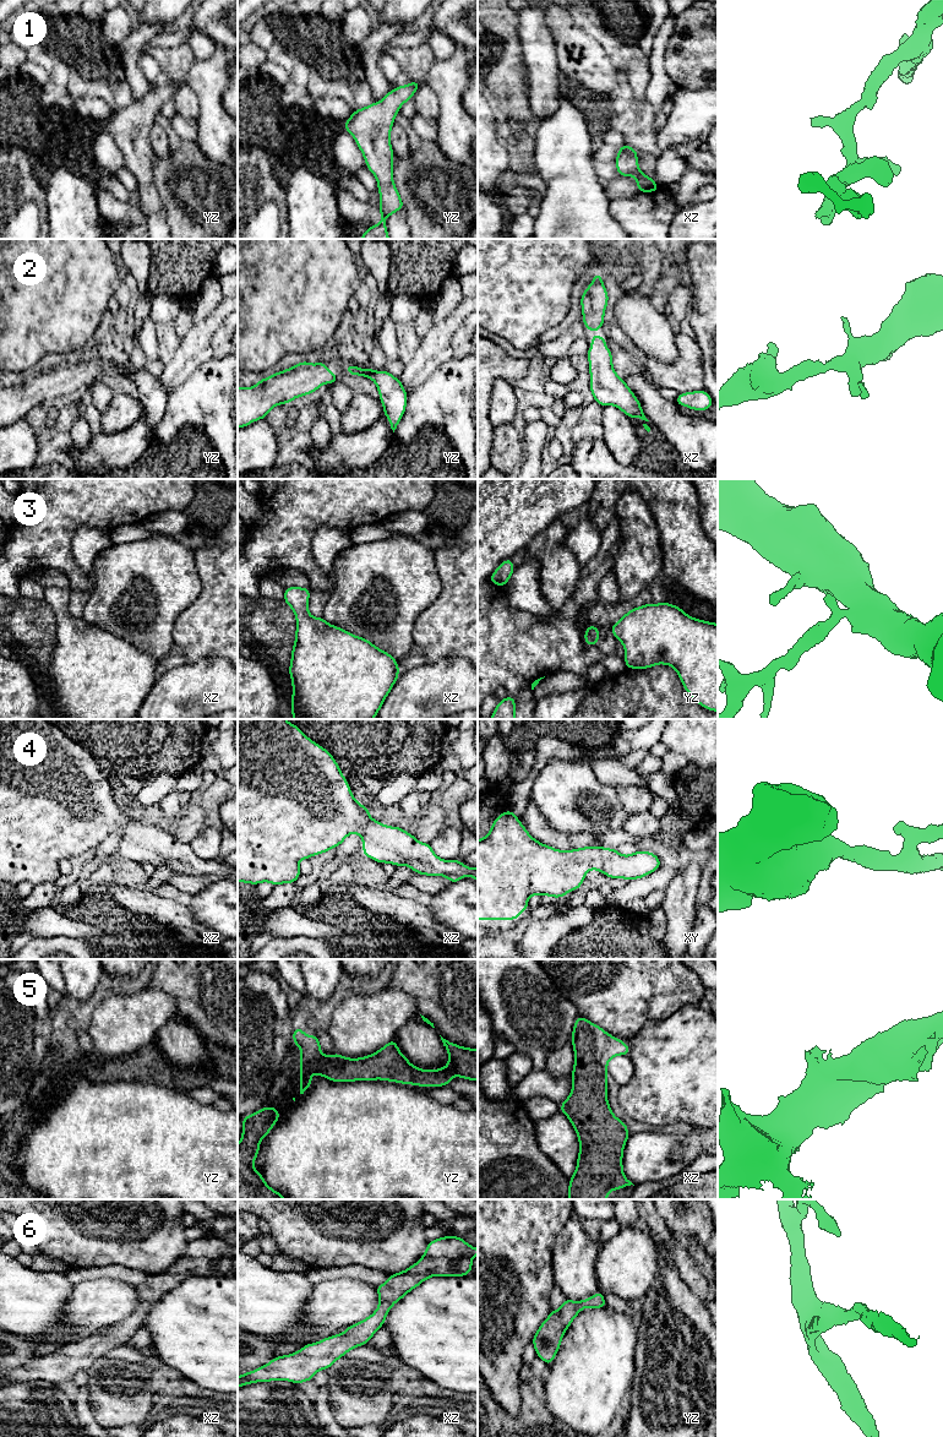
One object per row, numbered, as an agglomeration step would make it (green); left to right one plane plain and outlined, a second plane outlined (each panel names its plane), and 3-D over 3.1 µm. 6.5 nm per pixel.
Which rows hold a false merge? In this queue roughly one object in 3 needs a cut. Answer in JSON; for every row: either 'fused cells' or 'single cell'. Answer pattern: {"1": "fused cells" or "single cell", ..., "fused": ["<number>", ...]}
{"1": "single cell", "2": "single cell", "3": "single cell", "4": "single cell", "5": "single cell", "6": "single cell", "fused": []}

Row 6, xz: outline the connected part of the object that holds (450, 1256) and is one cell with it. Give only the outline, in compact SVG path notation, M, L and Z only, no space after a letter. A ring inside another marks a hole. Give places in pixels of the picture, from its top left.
M443 1236L427 1242L423 1257L408 1269L391 1274L388 1280L376 1286L380 1297L378 1307L367 1318L348 1326L344 1333L323 1338L317 1343L304 1345L299 1351L289 1355L277 1356L265 1366L238 1376L238 1388L245 1384L271 1381L289 1381L295 1384L312 1381L317 1371L328 1370L338 1359L356 1346L369 1343L374 1334L385 1324L387 1313L393 1305L402 1300L408 1292L419 1286L431 1277L464 1277L473 1269L472 1259L478 1254L478 1248L467 1243L460 1236Z

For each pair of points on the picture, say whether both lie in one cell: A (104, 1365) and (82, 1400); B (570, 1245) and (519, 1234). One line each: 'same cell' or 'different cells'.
A: different cells
B: different cells

